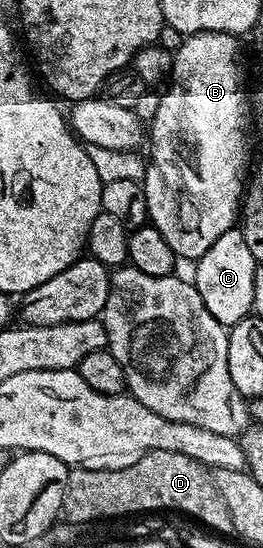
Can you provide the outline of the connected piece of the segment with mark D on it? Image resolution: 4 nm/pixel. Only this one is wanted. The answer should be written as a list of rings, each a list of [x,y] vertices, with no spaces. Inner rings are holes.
[[[155,450],[144,454],[139,462],[121,470],[91,470],[74,467],[69,474],[68,512],[72,520],[85,520],[90,516],[112,512],[126,512],[136,508],[162,508],[185,510],[206,528],[233,532],[231,514],[227,502],[219,494],[210,469],[188,457],[171,450]]]

